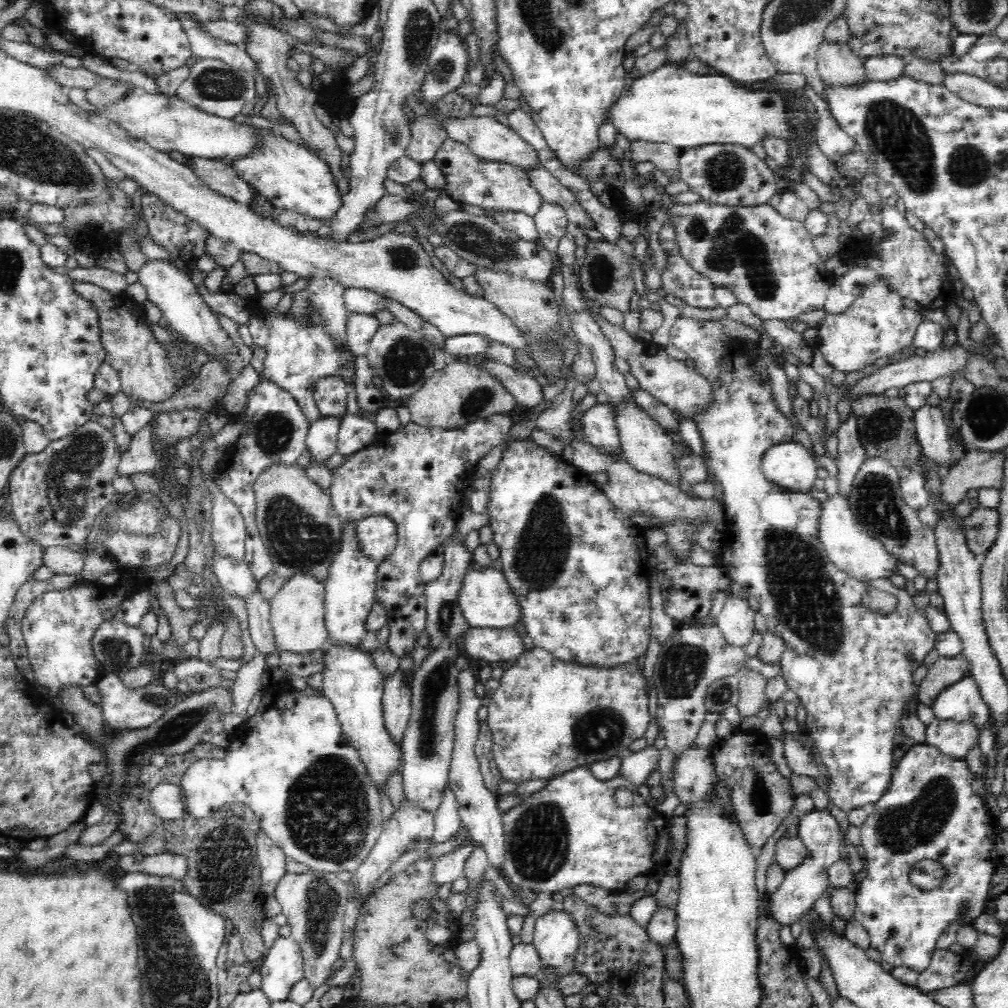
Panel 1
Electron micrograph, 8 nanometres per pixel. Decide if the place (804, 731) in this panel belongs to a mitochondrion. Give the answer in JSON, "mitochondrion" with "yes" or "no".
{"mitochondrion":"no"}

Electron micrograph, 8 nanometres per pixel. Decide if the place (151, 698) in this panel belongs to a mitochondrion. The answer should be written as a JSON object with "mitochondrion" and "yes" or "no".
{"mitochondrion":"yes"}

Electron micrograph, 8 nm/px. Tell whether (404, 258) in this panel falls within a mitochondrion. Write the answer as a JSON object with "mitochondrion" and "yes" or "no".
{"mitochondrion":"yes"}

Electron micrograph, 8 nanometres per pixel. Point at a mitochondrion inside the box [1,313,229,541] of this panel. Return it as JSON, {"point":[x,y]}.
{"point":[72,468]}

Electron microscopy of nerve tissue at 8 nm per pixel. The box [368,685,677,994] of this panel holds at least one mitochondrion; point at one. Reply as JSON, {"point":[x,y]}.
{"point":[538,841]}

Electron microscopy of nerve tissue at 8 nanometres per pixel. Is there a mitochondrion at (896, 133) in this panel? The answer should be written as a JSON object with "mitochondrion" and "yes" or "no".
{"mitochondrion":"yes"}

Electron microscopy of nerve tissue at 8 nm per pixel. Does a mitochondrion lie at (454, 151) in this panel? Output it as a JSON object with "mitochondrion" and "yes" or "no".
{"mitochondrion":"no"}

